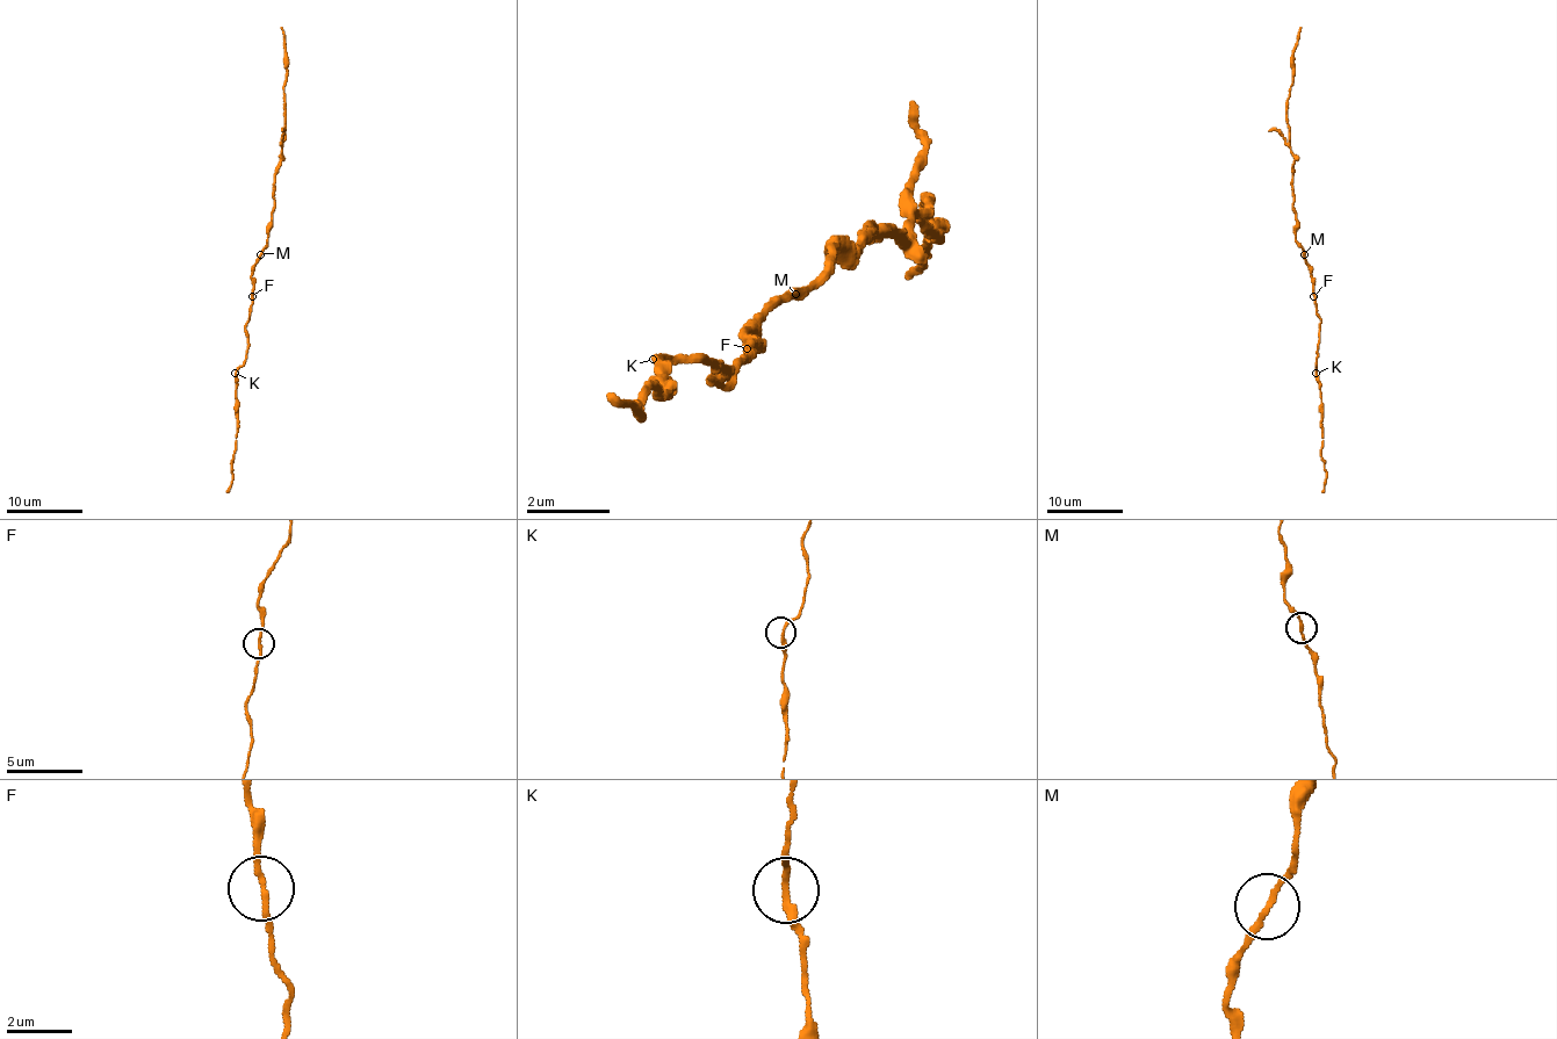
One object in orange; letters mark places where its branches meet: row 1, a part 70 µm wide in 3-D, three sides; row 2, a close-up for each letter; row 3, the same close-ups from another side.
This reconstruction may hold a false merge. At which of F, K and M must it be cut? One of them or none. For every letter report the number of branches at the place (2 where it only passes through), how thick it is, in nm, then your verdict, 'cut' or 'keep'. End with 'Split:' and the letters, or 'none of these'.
F: 2 | 180 nm | keep
K: 2 | 200 nm | keep
M: 2 | 180 nm | keep
Split: none of these

